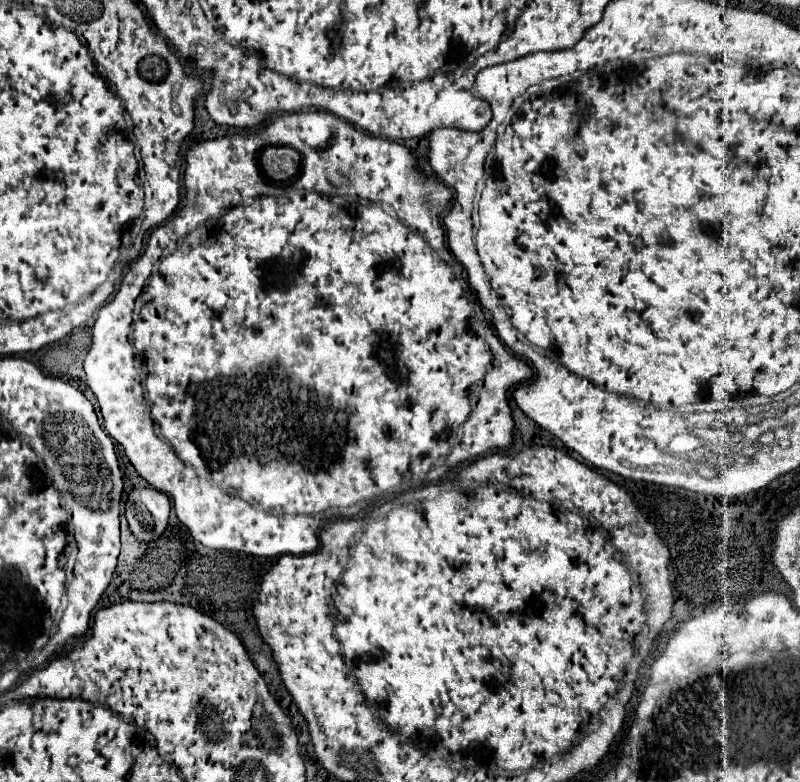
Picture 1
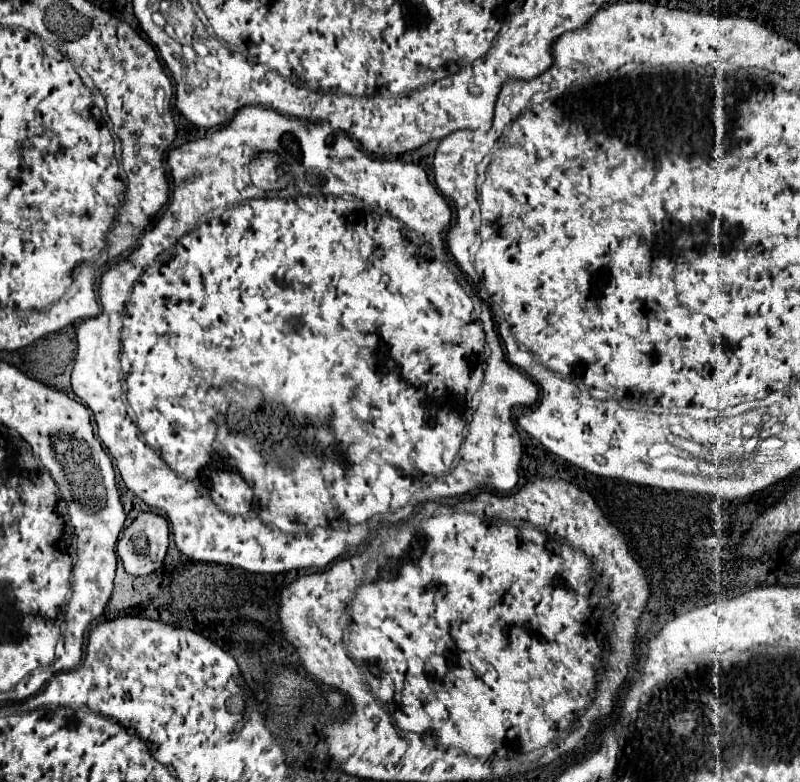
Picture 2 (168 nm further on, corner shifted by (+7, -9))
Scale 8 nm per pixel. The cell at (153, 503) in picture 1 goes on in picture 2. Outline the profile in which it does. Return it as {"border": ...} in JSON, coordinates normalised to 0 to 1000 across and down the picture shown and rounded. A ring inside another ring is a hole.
{"border":[[[181,653],[154,676],[146,710],[161,735],[184,735],[204,723],[211,689],[211,669],[204,659]]]}

